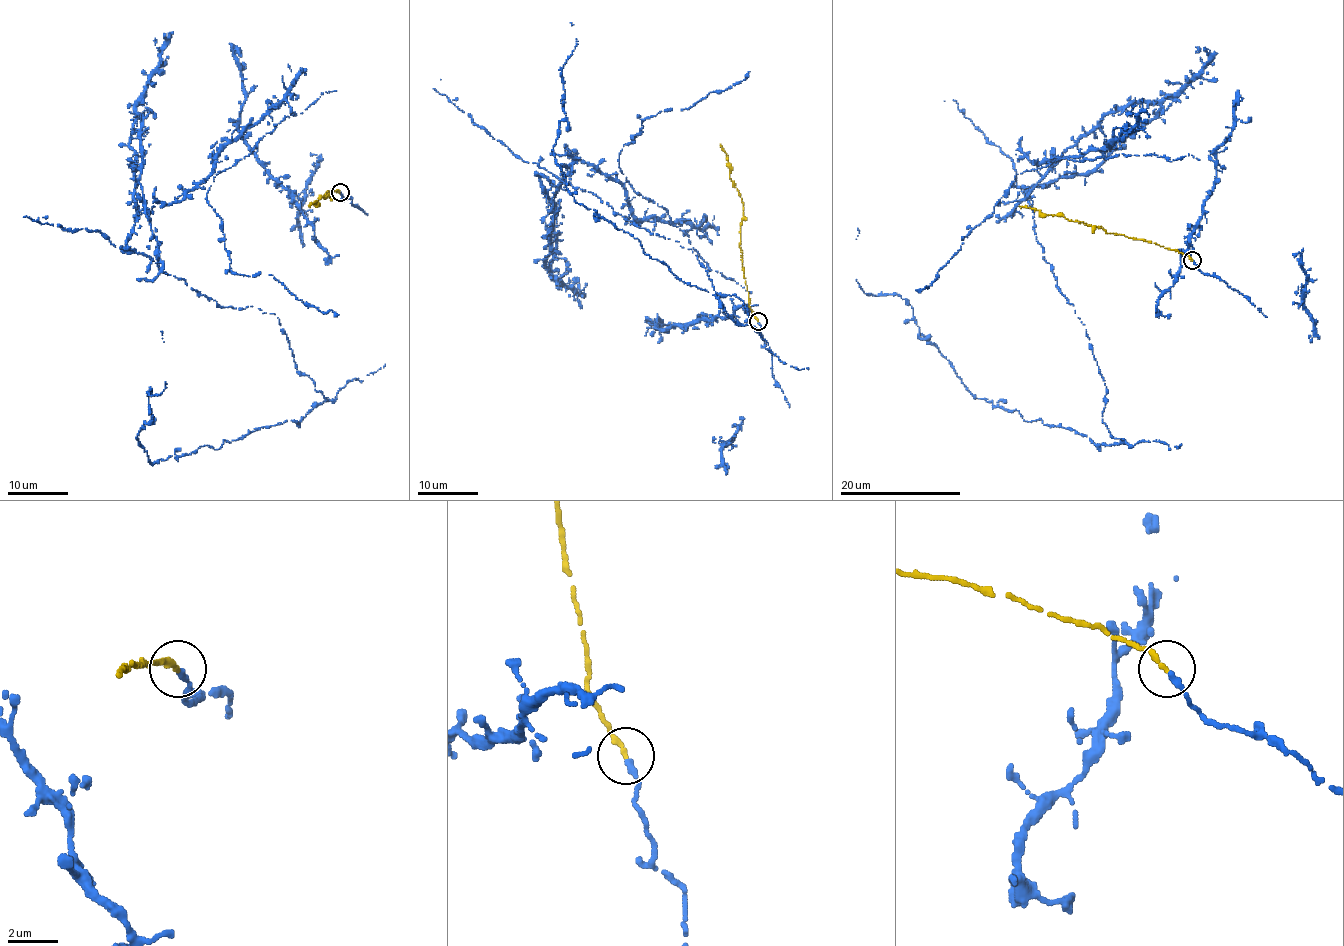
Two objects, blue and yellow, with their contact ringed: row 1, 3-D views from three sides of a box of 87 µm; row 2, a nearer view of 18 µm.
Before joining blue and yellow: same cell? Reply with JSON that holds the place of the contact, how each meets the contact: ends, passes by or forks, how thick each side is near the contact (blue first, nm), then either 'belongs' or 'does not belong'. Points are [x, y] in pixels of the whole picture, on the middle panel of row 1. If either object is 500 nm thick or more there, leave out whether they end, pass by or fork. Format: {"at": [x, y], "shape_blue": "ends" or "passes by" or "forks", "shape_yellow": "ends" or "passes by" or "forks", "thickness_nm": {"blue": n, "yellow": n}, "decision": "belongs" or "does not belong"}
{"at": [758, 321], "shape_blue": "ends", "shape_yellow": "ends", "thickness_nm": {"blue": 280, "yellow": 240}, "decision": "belongs"}

